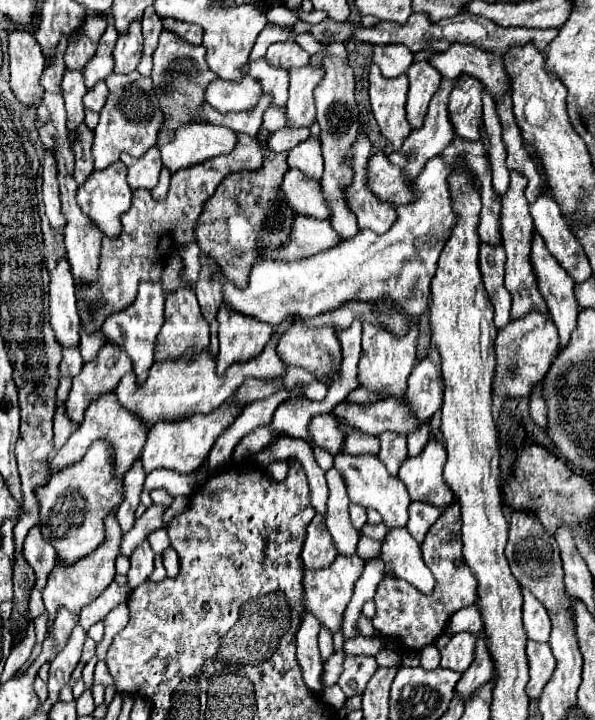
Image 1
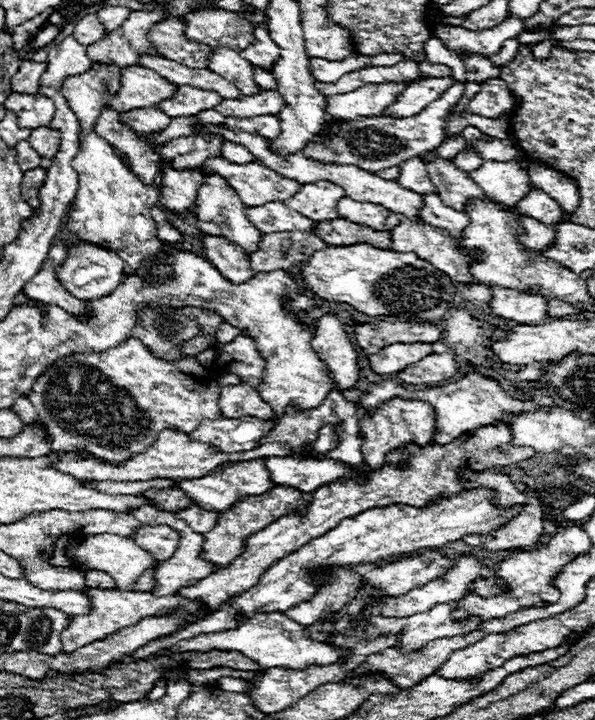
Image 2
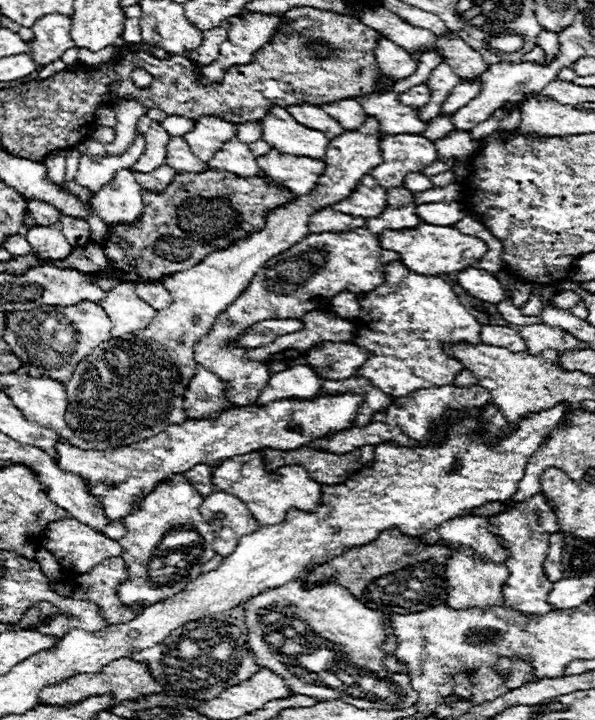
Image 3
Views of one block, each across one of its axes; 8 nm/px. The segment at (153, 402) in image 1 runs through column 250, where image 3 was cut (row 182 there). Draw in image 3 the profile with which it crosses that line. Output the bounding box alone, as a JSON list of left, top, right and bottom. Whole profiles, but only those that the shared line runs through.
[332,174,386,218]

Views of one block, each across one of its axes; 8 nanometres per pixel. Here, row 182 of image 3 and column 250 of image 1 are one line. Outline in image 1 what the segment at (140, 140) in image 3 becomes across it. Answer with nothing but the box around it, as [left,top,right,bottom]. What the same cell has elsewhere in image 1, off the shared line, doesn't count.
[206,76,262,112]

